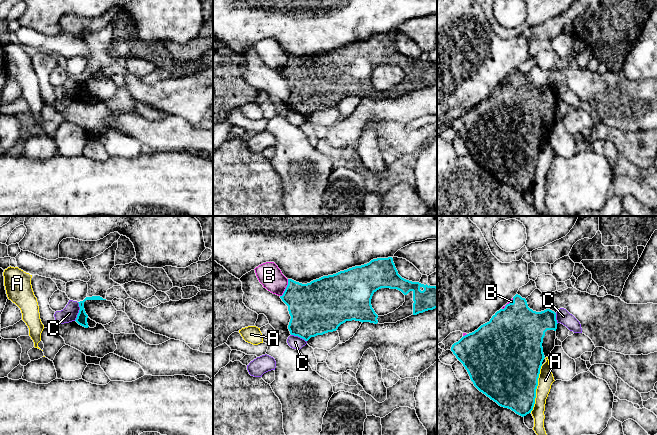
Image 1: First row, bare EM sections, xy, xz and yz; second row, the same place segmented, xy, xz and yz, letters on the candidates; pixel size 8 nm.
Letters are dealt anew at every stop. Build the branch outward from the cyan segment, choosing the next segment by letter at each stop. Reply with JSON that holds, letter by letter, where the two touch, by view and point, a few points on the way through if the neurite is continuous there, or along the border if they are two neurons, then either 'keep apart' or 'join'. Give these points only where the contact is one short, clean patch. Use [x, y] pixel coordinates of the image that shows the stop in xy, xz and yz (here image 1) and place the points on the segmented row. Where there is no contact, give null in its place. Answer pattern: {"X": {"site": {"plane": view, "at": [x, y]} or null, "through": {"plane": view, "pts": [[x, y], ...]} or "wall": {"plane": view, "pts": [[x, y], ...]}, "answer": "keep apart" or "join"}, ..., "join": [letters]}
{"A": {"site": {"plane": "yz", "at": [536, 388]}, "answer": "keep apart"}, "B": {"site": {"plane": "xz", "at": [286, 288]}, "answer": "keep apart"}, "C": {"site": {"plane": "xy", "at": [79, 311]}, "wall": {"plane": "xy", "pts": [[78, 302], [78, 314], [74, 320]]}, "answer": "keep apart"}, "join": []}

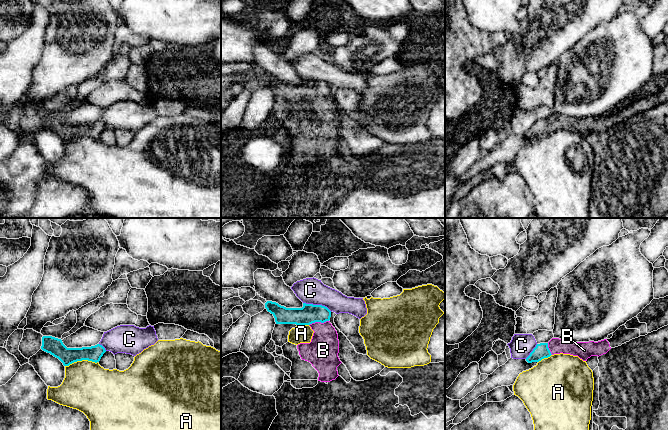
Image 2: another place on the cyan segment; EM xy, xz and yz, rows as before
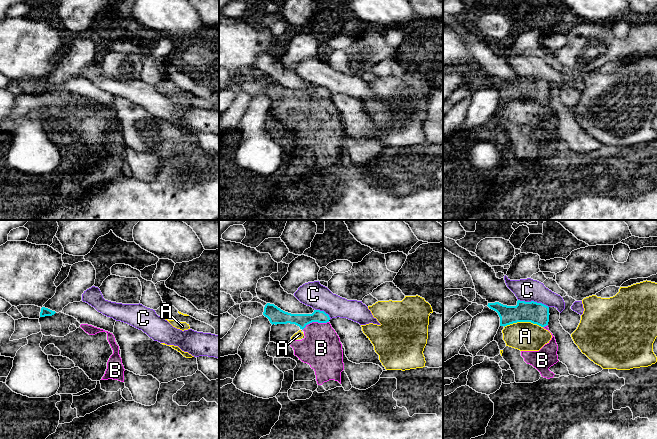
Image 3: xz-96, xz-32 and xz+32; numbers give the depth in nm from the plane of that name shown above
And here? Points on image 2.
{"A": {"site": {"plane": "xy", "at": [81, 360]}, "wall": {"plane": "xy", "pts": [[97, 361], [77, 360], [65, 366]]}, "answer": "keep apart"}, "B": {"site": {"plane": "xz", "at": [318, 321]}, "through": {"plane": "xz", "pts": [[309, 313], [318, 321], [322, 327], [322, 351]]}, "answer": "join"}, "C": {"site": {"plane": "xz", "at": [317, 305]}, "answer": "keep apart"}, "join": ["B"]}

